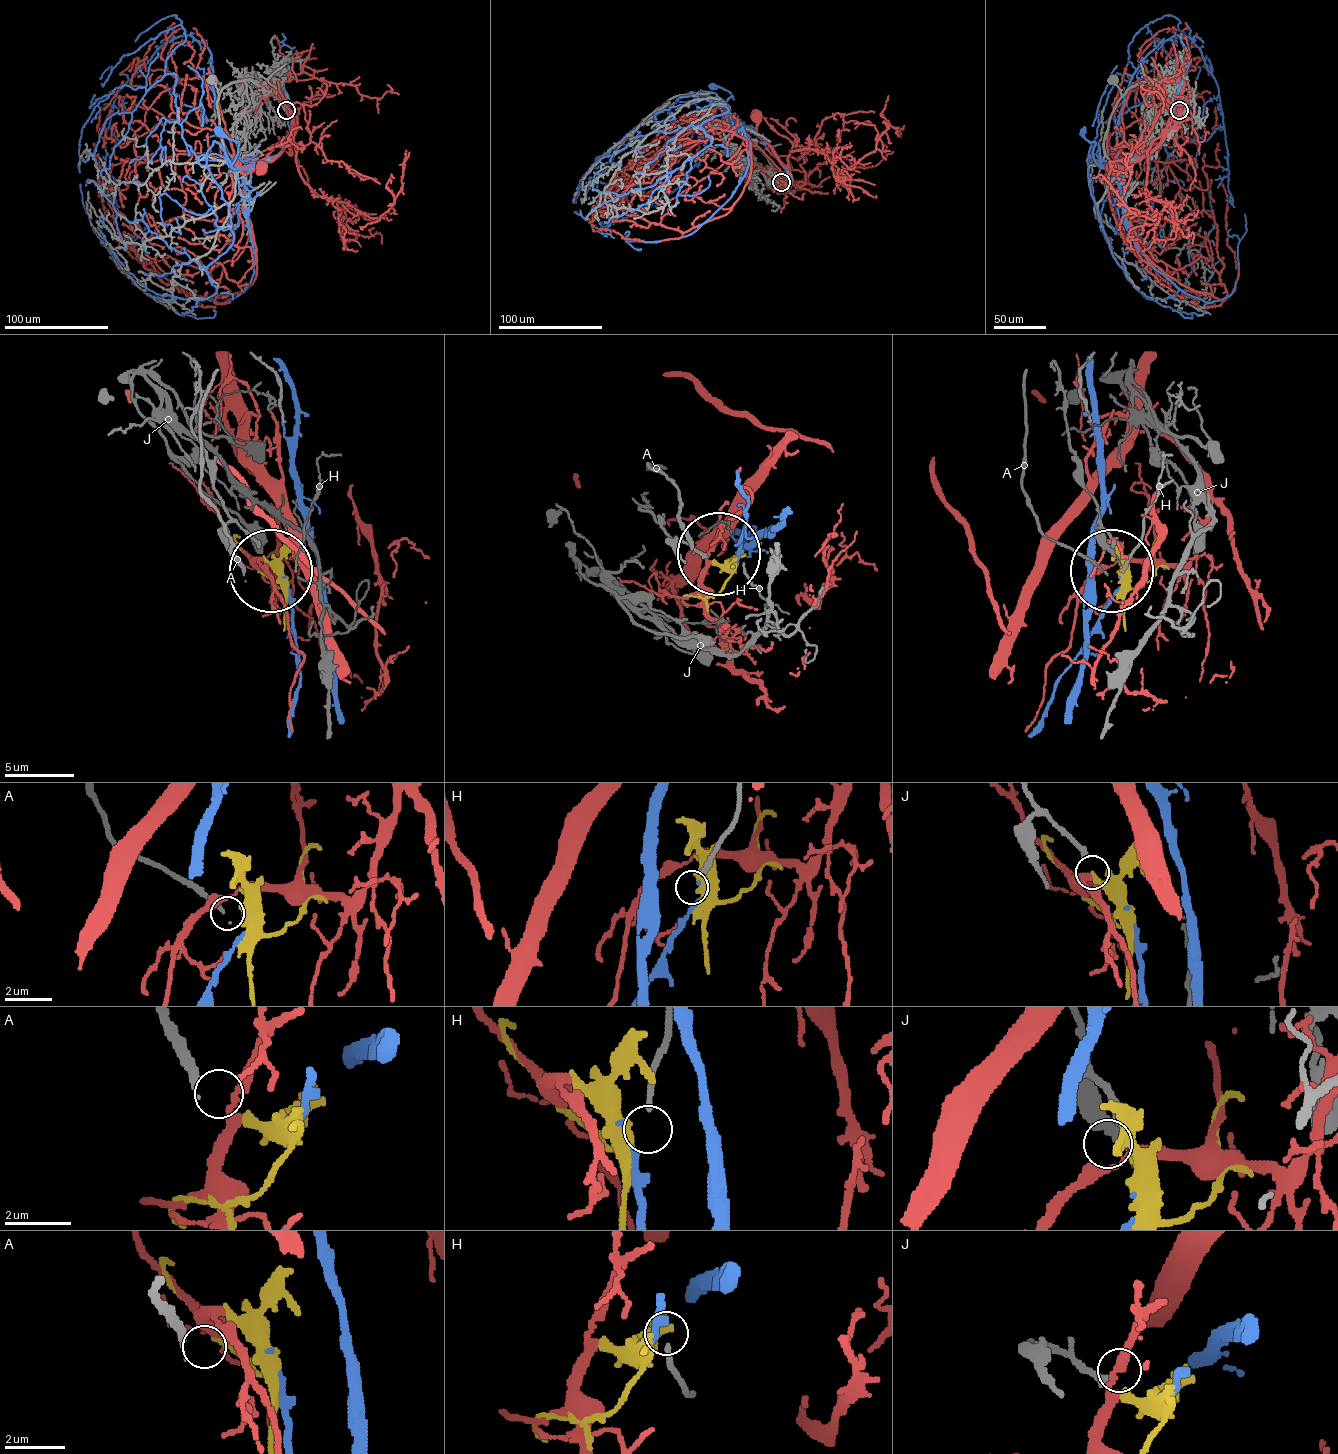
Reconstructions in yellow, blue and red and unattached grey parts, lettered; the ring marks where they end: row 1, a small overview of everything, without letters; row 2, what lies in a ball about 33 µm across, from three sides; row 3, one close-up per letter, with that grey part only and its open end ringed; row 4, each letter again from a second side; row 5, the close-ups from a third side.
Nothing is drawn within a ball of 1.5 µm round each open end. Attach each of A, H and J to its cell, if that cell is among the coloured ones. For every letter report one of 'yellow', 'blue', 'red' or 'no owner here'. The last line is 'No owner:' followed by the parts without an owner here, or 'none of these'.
A: no owner here
H: blue
J: yellow
No owner: A

